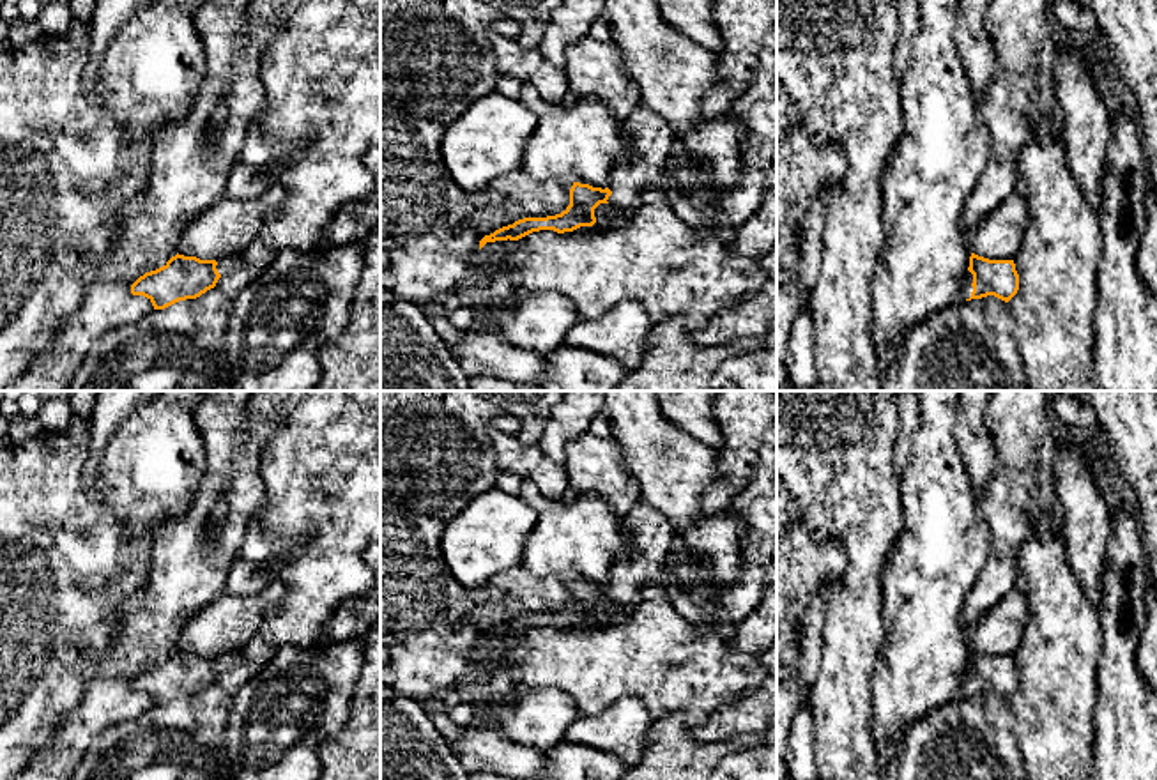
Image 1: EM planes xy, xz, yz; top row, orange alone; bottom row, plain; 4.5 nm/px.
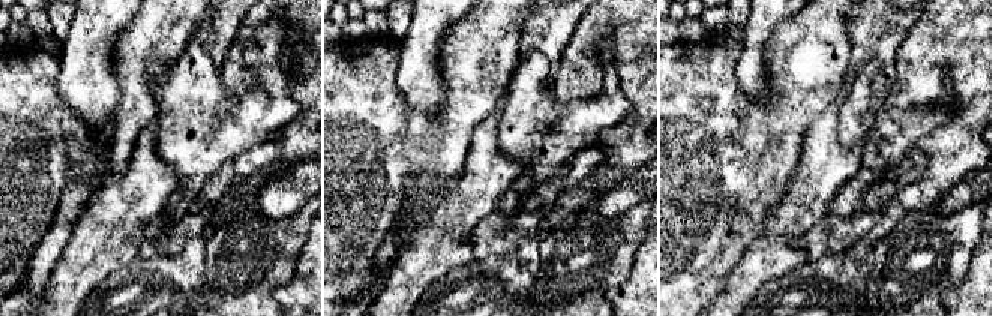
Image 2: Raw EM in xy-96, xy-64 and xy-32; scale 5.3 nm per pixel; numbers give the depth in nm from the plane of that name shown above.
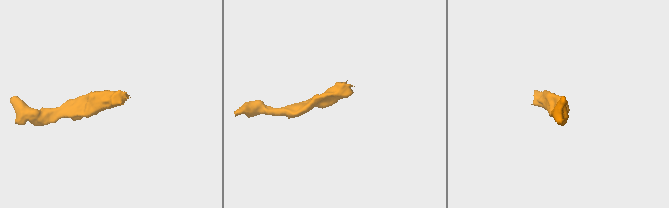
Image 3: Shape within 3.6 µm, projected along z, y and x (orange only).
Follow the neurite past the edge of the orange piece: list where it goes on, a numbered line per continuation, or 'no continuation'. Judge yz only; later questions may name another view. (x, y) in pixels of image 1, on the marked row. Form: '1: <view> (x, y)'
1: yz (966, 289)

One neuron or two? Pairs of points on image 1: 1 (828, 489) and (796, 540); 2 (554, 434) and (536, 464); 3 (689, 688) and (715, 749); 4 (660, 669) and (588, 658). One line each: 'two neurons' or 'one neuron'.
1: two neurons
2: two neurons
3: two neurons
4: one neuron

